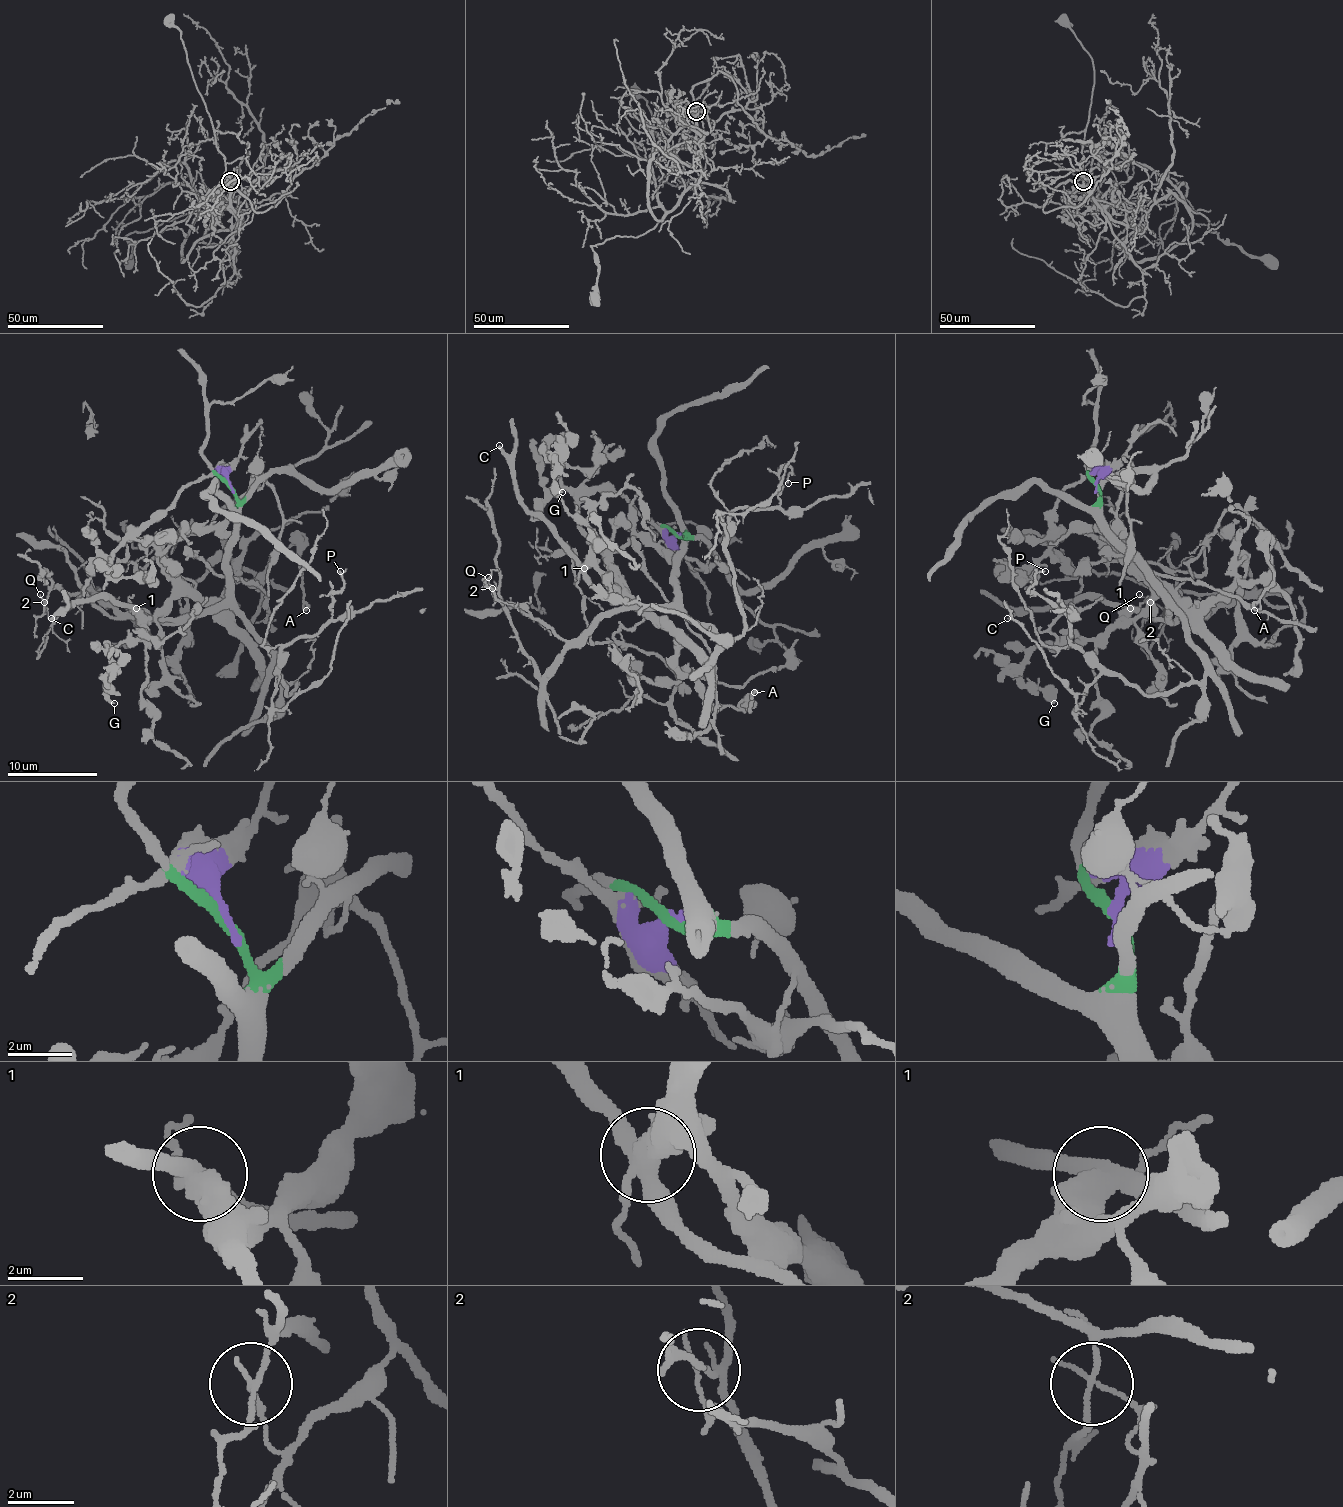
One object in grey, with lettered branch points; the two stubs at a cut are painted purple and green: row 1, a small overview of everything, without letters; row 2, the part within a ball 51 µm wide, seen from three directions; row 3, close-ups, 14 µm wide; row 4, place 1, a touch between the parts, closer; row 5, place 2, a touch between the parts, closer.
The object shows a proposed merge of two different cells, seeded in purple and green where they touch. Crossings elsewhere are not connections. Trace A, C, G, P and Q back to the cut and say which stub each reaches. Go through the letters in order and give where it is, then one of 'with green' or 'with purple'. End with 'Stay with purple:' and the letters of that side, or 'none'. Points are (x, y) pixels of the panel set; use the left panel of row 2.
A: at (306, 610); with purple
C: at (51, 618); with green
G: at (114, 703); with purple
P: at (340, 571); with green
Q: at (40, 594); with green
Stay with purple: A, G

